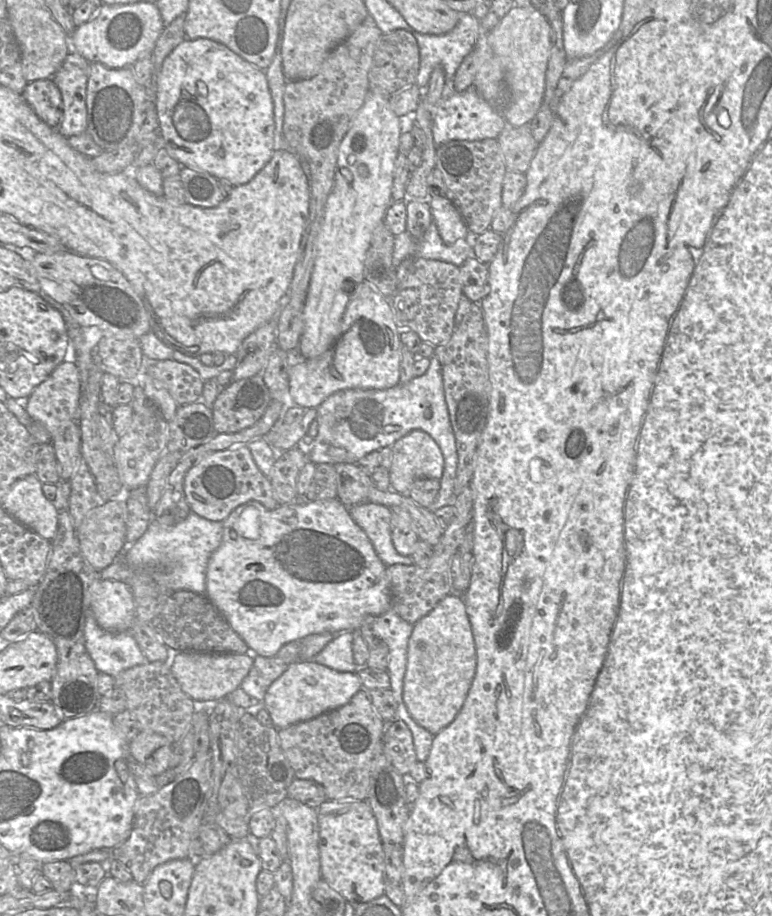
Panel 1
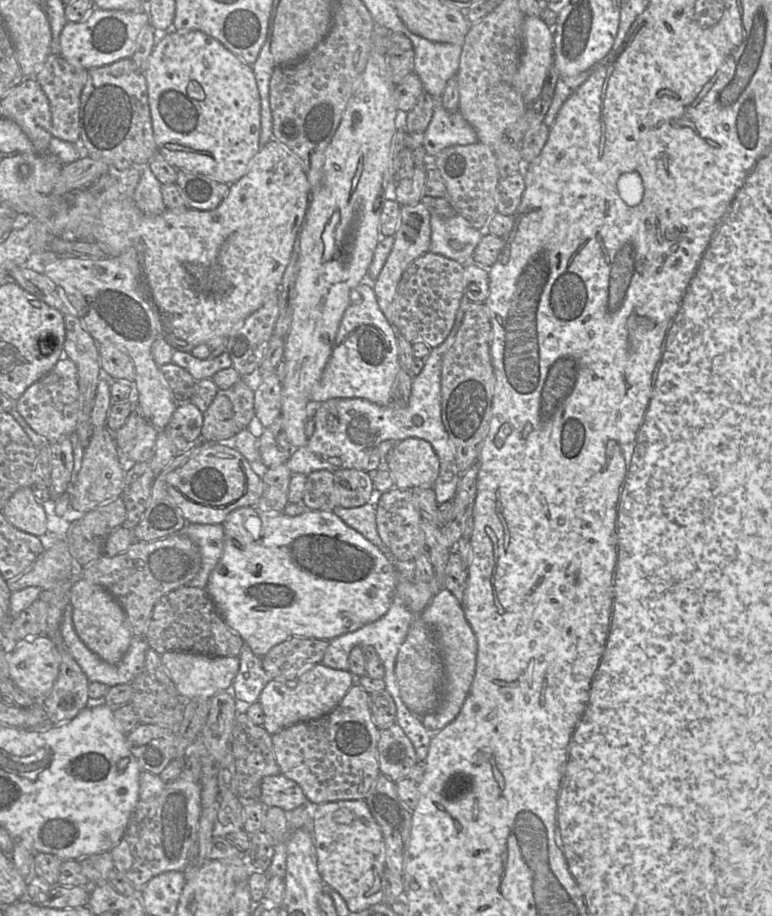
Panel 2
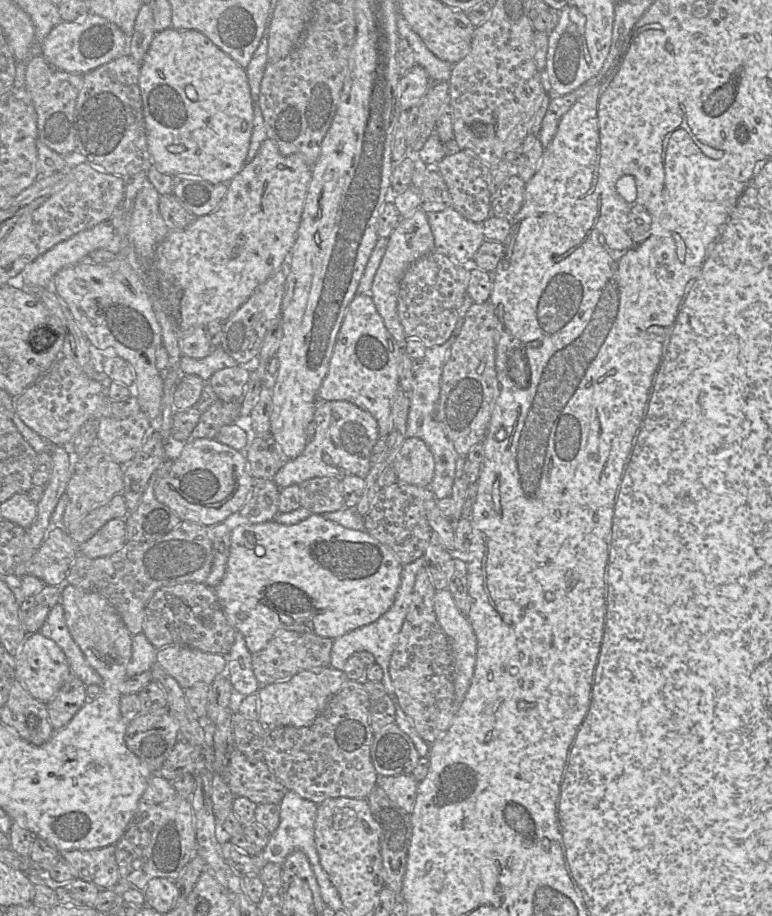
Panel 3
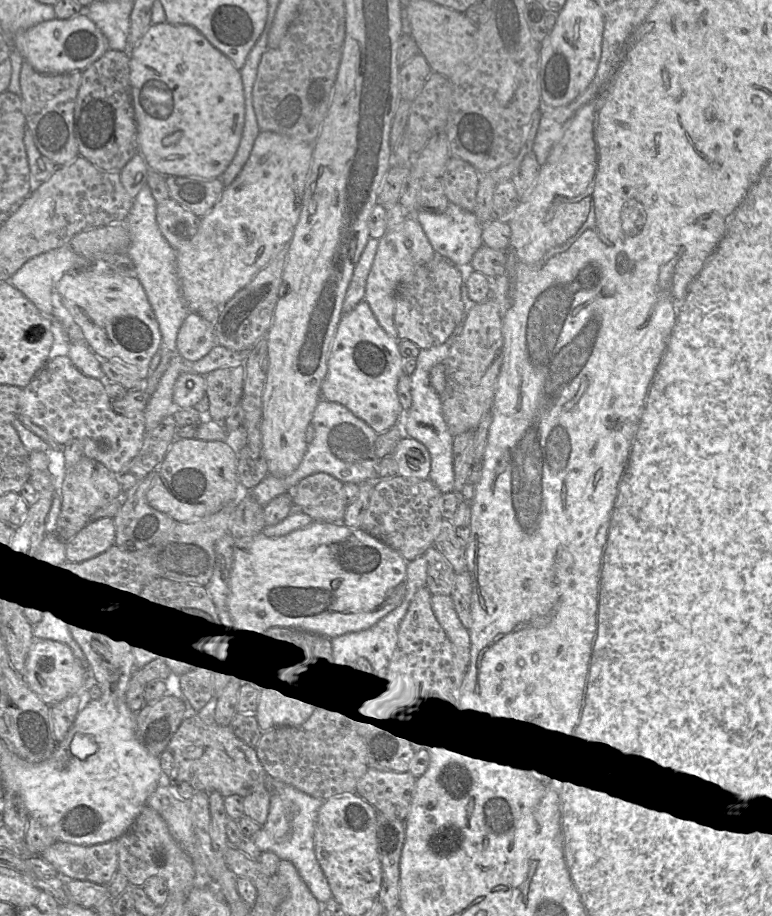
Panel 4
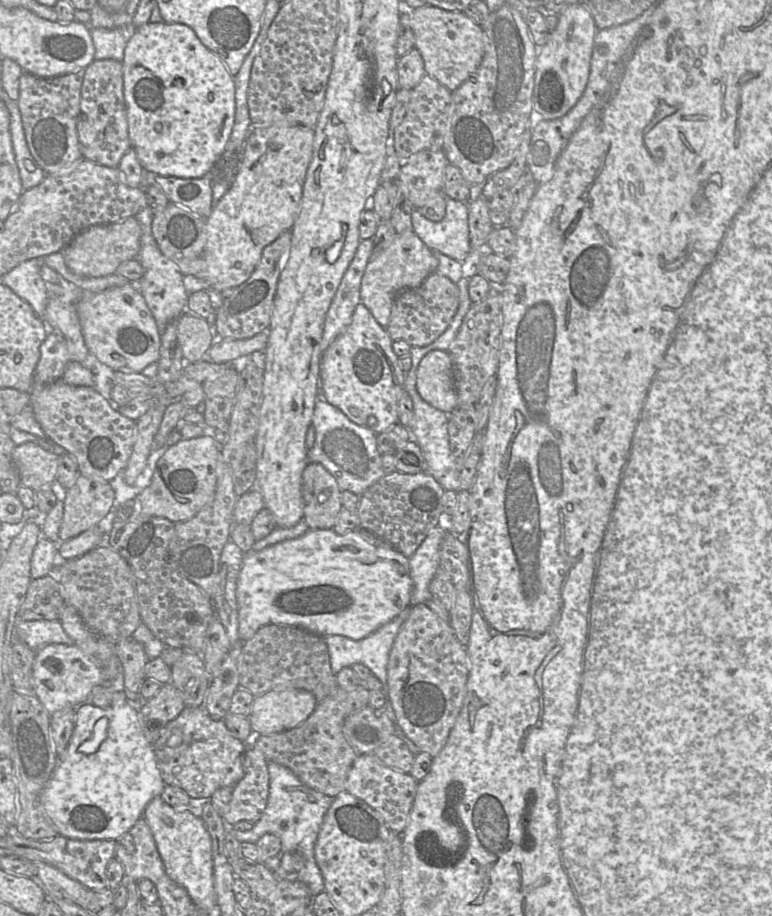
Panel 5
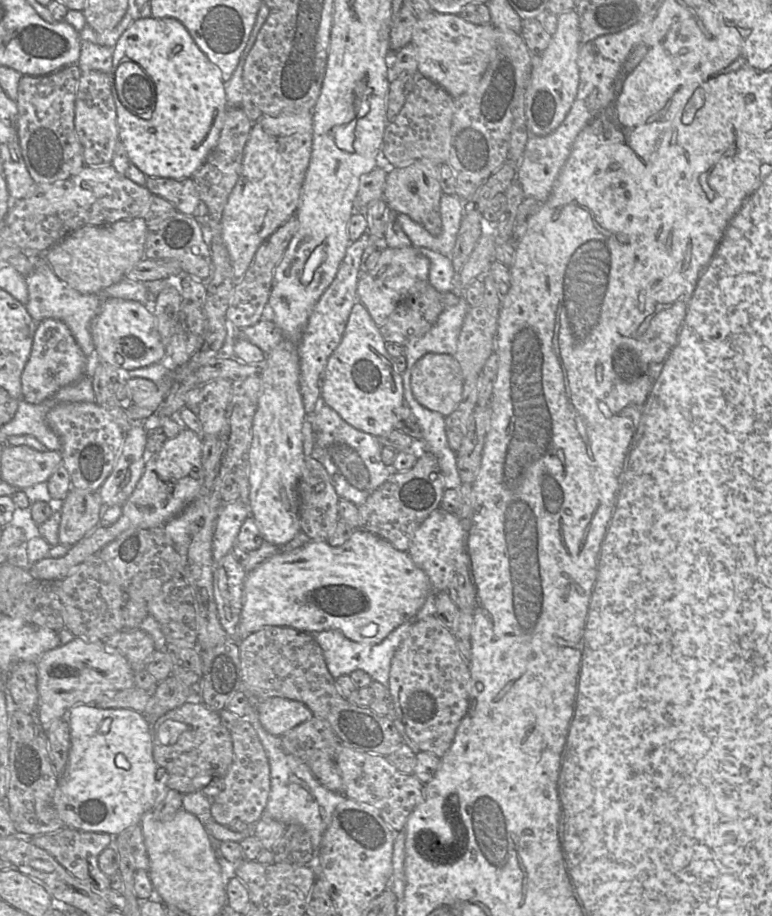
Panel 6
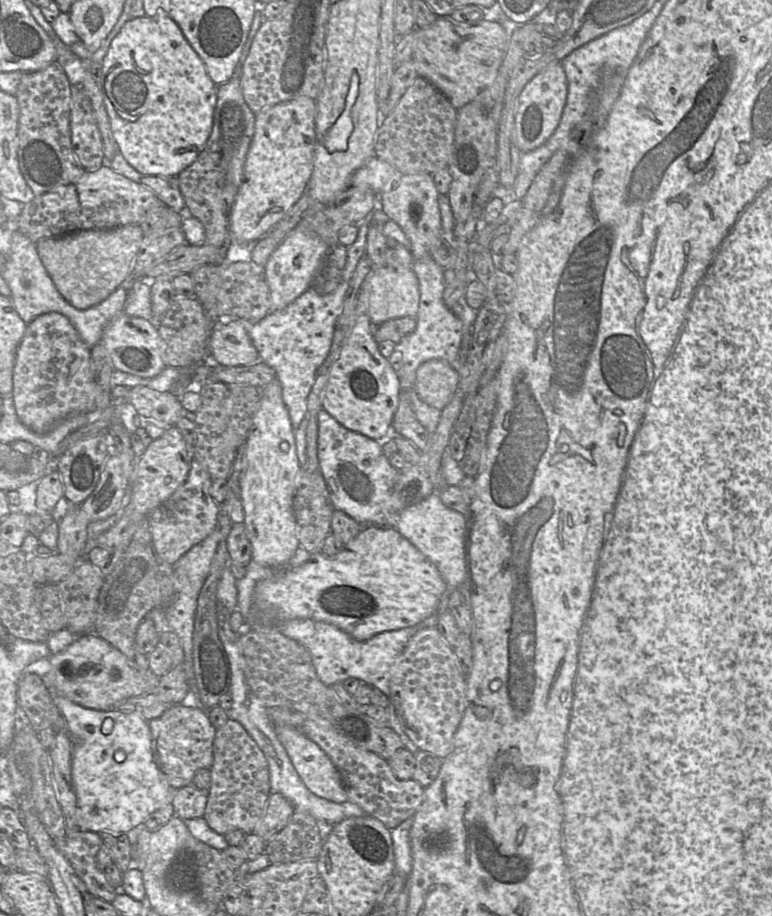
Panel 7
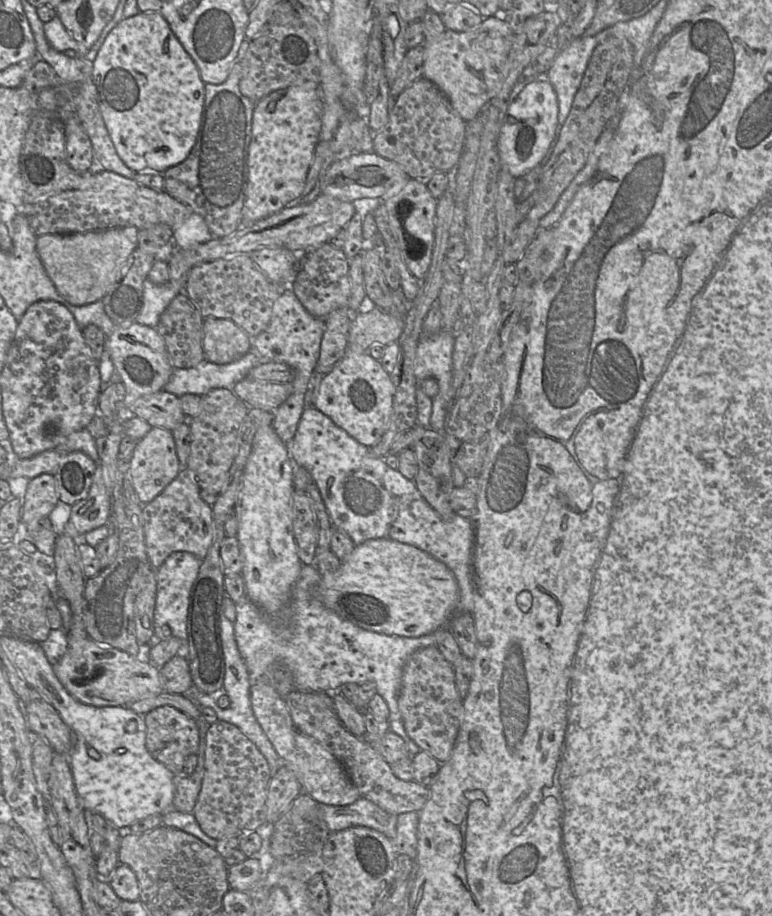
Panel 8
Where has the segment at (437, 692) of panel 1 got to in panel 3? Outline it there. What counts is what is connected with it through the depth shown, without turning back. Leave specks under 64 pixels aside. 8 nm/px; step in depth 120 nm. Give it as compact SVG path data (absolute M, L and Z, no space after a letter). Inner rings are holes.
M447 588L436 592L433 606L437 620L449 639L454 660L454 688L460 705L475 671L476 636L468 617L458 610Z

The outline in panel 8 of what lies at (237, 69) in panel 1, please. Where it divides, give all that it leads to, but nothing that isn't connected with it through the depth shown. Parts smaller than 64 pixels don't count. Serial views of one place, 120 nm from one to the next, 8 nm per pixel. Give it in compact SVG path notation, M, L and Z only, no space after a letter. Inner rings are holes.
M139 12L122 19L107 35L92 67L98 105L117 154L135 172L159 171L183 162L196 143L205 101L205 83L193 59L168 22L156 12Z

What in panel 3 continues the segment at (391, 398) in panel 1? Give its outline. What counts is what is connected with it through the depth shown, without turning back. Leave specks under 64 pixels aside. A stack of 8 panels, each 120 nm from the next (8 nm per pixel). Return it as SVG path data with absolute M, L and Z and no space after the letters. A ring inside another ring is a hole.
M455 327L450 338L444 344L426 348L425 355L422 359L422 366L413 378L413 387L410 394L406 436L422 439L433 454L435 468L429 488L437 500L451 496L456 462L460 456L456 452L452 441L444 432L441 424L435 419L443 368L448 357L448 351L459 335L460 330L459 327ZM317 400L314 422L315 434L299 456L287 460L279 469L273 478L275 484L282 489L315 477L343 479L353 475L365 478L372 465L372 448L379 439L378 424L371 414L347 401Z

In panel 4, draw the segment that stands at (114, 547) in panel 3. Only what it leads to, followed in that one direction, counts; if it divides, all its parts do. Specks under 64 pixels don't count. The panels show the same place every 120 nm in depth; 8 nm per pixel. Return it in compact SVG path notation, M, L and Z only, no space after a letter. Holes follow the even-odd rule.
M105 517L89 522L67 544L68 556L73 560L95 557L115 545L114 518Z

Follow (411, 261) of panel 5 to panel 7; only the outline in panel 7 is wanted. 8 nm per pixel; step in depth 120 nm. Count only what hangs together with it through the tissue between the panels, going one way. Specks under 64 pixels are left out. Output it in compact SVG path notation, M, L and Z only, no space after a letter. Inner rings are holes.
M384 265L370 271L361 288L368 292L368 312L373 325L379 325L386 320L415 317L419 308L419 283L411 268L393 268Z

